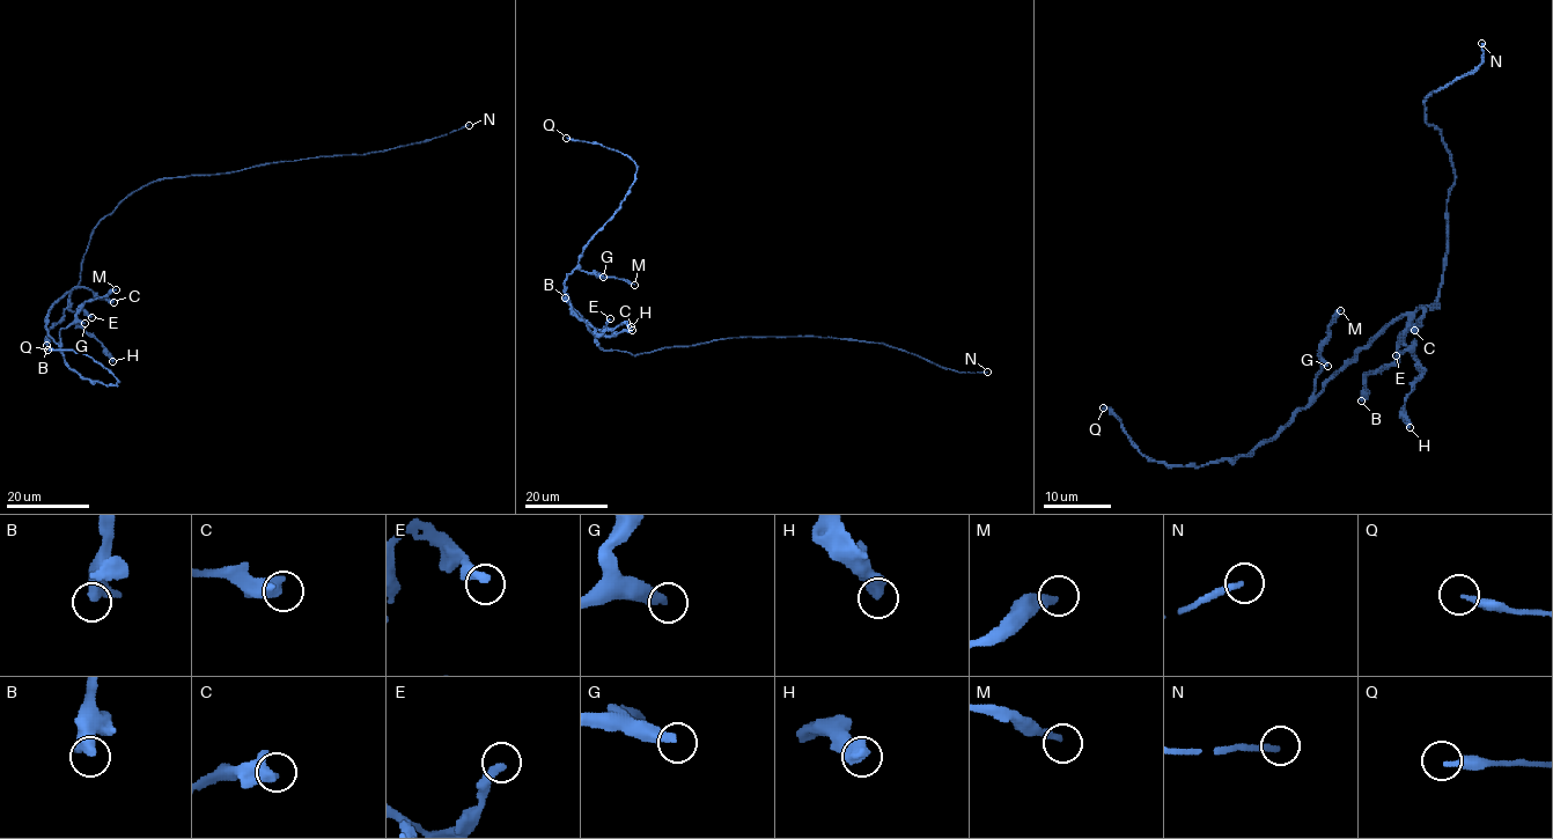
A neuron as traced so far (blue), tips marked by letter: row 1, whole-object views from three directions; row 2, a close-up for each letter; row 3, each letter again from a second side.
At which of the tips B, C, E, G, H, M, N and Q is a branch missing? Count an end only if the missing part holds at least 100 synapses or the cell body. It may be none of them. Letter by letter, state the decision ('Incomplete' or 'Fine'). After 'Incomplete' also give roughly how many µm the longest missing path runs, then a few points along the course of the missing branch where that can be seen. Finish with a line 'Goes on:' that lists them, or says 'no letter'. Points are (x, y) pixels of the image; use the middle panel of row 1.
B: Fine
C: Fine
E: Fine
G: Fine
H: Fine
M: Fine
N: Incomplete. Missing length about 180 µm
Q: Fine
Goes on: N

